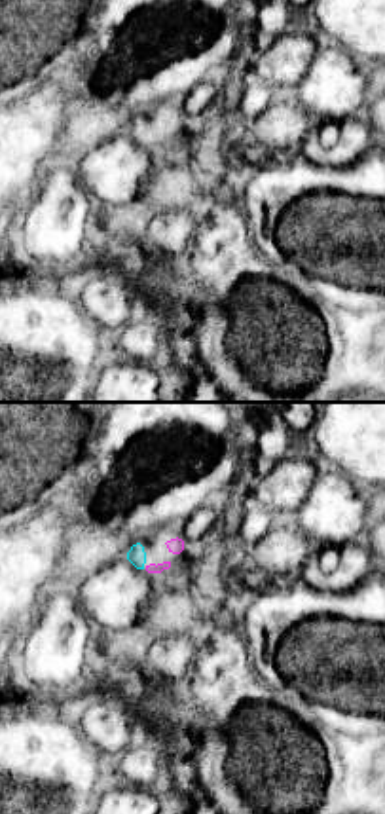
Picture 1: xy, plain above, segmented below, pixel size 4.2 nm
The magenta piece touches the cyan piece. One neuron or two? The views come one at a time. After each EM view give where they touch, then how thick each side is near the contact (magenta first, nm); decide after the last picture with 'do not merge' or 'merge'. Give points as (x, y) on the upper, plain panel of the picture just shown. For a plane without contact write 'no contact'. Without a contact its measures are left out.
no contact

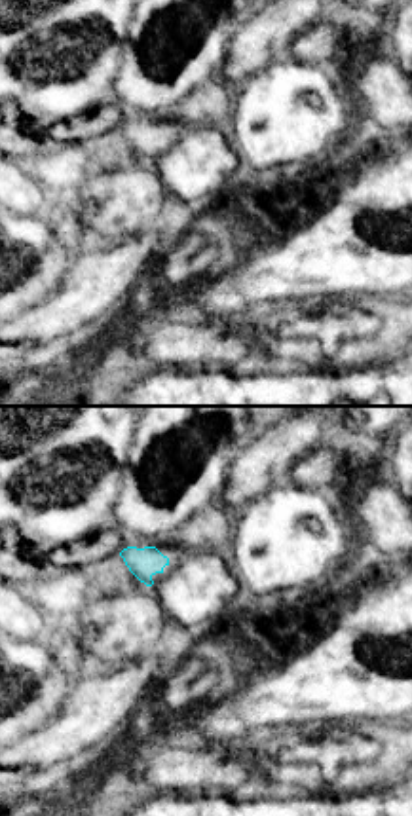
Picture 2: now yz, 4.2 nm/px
no contact

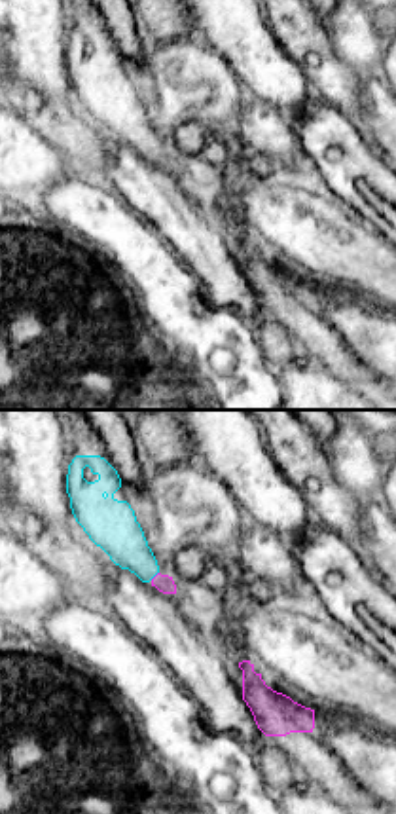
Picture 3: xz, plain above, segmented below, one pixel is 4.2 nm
contact (156, 150); calibres 80 and 190 nm

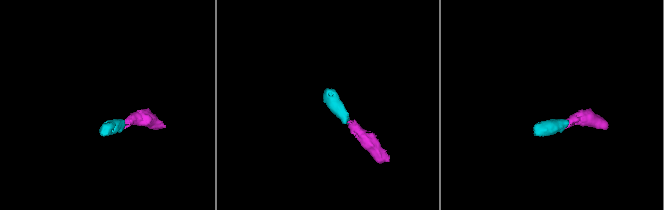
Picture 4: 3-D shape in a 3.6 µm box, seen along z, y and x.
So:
merge

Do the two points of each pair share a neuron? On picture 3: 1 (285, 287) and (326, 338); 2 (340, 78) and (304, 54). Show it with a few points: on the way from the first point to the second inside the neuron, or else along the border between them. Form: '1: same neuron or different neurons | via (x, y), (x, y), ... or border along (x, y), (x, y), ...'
1: same neuron | via (288, 300), (313, 327)
2: same neuron | via (330, 74), (313, 57)

